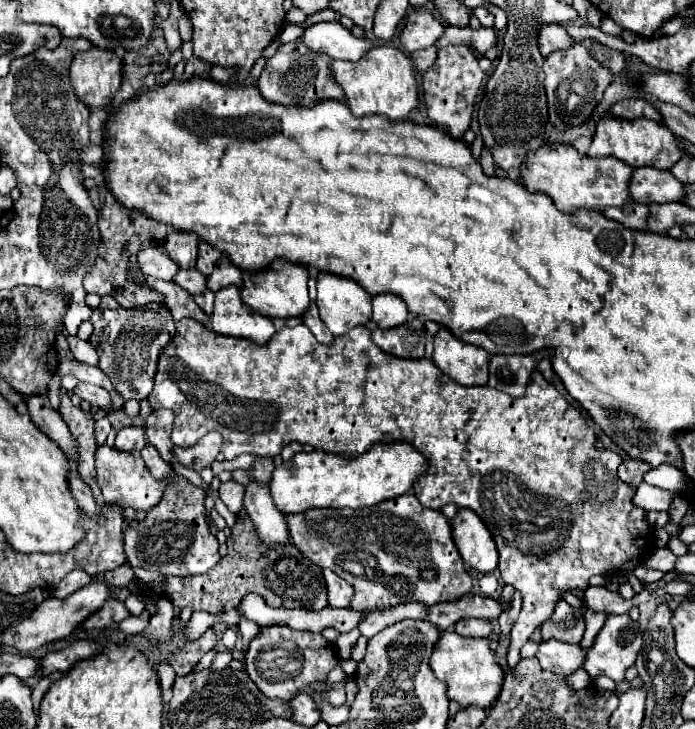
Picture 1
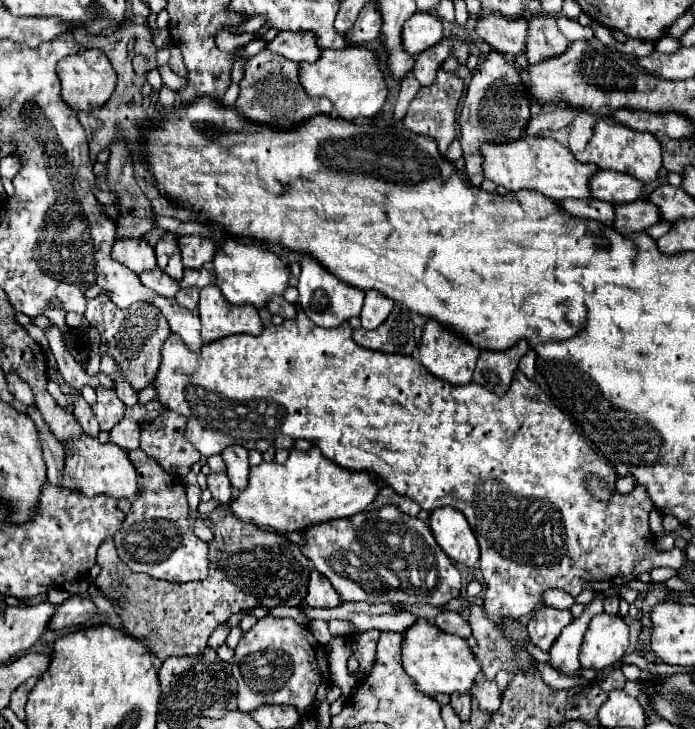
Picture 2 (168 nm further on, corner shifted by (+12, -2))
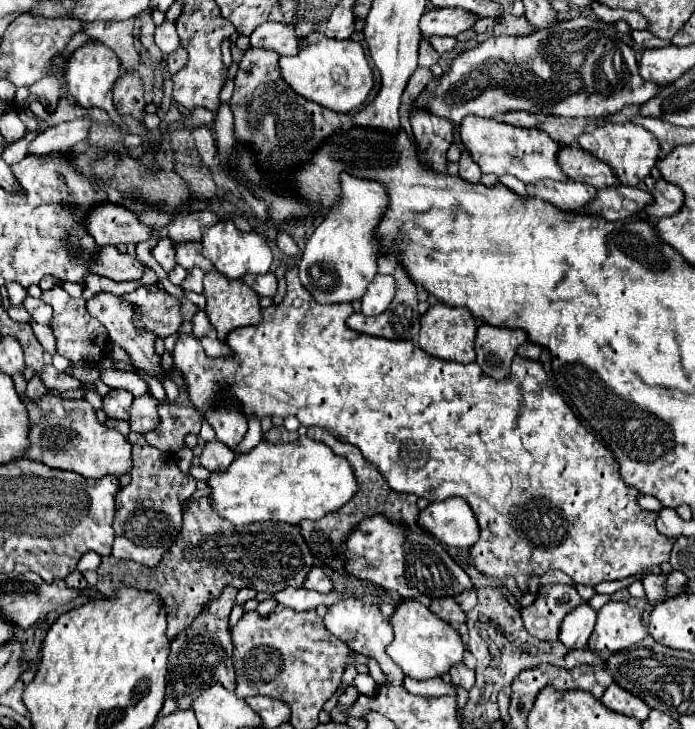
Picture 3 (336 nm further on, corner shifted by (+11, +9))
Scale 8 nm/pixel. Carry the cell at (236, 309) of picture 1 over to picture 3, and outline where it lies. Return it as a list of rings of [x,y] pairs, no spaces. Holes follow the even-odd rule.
[[[211,270],[205,274],[205,296],[207,296],[207,318],[213,324],[213,328],[217,330],[217,336],[221,342],[225,342],[227,334],[233,332],[235,328],[241,326],[253,326],[257,322],[261,322],[261,306],[259,306],[259,296],[253,292],[253,288],[249,288],[243,280],[229,280],[225,276],[221,276],[217,270]]]

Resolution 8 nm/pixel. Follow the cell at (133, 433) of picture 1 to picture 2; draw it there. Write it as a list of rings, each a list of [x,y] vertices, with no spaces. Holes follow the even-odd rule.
[[[122,419],[112,427],[108,441],[122,447],[124,451],[130,451],[138,449],[138,437],[140,437],[140,425],[132,419]]]

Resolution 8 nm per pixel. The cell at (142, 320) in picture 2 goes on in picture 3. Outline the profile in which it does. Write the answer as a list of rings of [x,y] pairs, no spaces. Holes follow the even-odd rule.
[[[139,286],[135,292],[123,296],[137,308],[137,324],[161,338],[175,334],[183,324],[181,298],[171,296],[159,286]]]

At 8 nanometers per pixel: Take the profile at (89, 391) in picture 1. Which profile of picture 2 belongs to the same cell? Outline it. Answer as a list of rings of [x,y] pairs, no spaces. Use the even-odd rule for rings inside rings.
[[[50,327],[46,331],[46,337],[48,337],[48,343],[50,343],[50,349],[54,351],[54,357],[56,357],[56,363],[58,363],[58,371],[62,373],[64,381],[74,387],[76,391],[80,391],[82,387],[90,385],[90,387],[96,387],[98,385],[98,379],[96,377],[90,377],[66,351],[62,339],[60,339],[60,331],[58,327]]]

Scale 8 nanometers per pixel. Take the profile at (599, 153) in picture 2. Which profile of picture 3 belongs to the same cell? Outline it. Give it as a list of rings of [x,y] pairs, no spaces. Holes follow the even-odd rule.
[[[627,122],[627,124],[601,124],[593,132],[585,132],[579,136],[579,146],[593,154],[595,158],[603,160],[607,166],[611,166],[617,180],[625,186],[637,186],[645,176],[649,176],[651,168],[655,166],[659,158],[659,144],[657,138],[651,136],[651,132],[645,132],[645,128]]]

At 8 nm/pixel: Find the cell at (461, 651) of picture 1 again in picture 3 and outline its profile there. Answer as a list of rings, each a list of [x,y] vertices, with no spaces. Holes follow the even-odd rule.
[[[415,598],[401,600],[395,608],[395,612],[391,614],[389,624],[393,626],[395,638],[387,646],[387,654],[403,670],[403,674],[407,674],[415,680],[437,678],[437,676],[449,672],[449,668],[453,664],[463,660],[465,648],[461,644],[461,636],[457,634],[457,630],[451,624],[441,622],[441,618],[433,616],[433,612],[429,612],[429,608]]]

